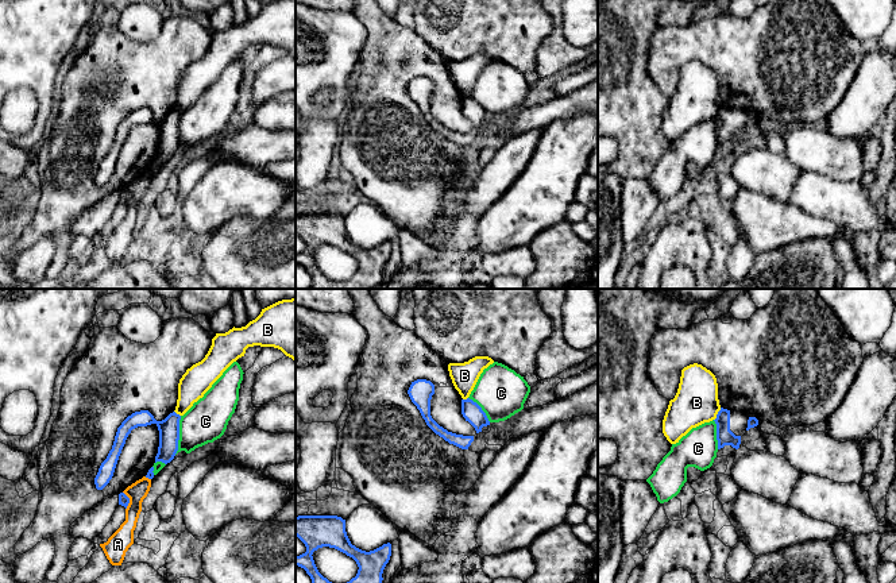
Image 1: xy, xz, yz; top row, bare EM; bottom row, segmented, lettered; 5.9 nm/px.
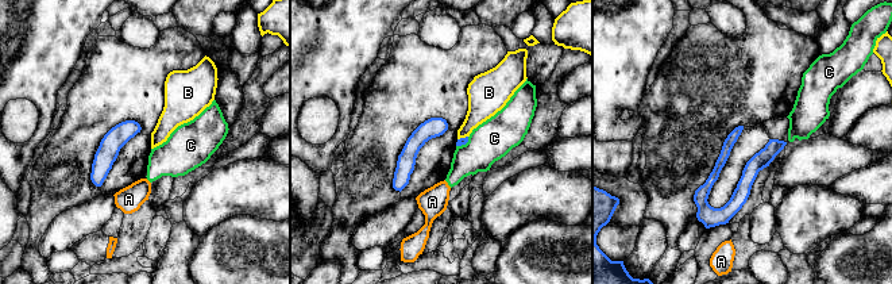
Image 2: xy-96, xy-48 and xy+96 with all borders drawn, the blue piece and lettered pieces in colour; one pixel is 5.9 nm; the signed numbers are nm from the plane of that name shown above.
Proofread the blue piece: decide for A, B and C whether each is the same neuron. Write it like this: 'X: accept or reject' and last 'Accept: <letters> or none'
A: reject
B: reject
C: reject
Accept: none

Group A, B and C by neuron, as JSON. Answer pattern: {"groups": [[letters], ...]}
{"groups": [["A"], ["B"], ["C"]]}

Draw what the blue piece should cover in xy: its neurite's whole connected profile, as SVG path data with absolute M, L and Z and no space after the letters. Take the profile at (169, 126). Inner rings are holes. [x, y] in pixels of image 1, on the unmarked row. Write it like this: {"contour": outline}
{"contour": "M148 108L135 109L128 113L117 126L112 147L107 157L101 161L99 170L94 175L97 188L103 188L113 174L119 154L125 142L125 138L132 127L138 124L147 124L155 121L159 128L159 144L155 154L155 161L170 161L177 148L179 138L179 117L181 113L175 109L170 111L165 117L157 119Z"}

